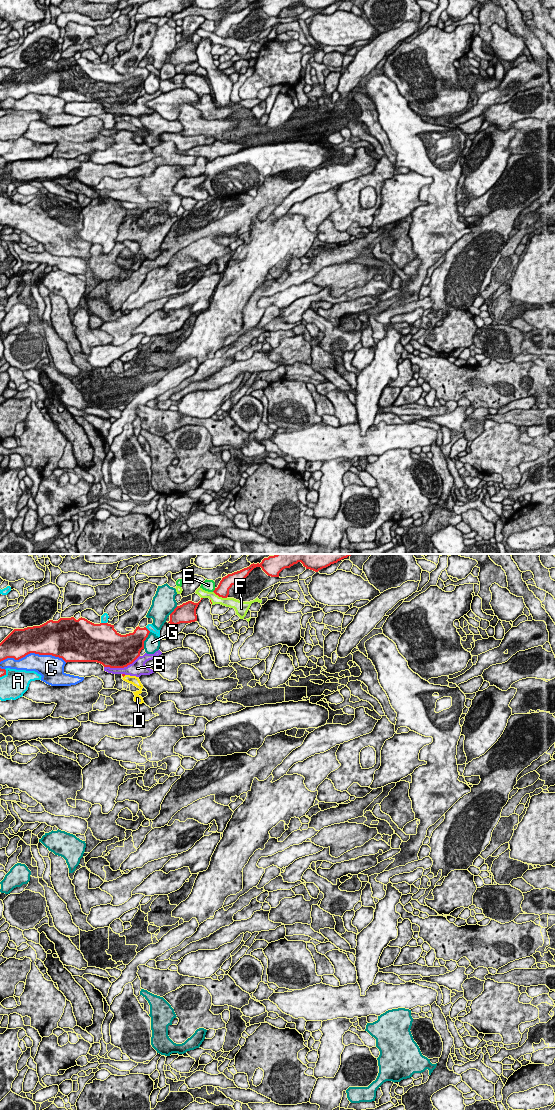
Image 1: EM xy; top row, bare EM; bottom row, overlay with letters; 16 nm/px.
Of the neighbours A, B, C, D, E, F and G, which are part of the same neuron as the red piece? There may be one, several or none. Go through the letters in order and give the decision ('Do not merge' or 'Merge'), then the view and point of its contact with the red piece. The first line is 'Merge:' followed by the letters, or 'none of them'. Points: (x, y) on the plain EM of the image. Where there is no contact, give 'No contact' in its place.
Merge: D
A: Do not merge. Touches red at xy (104, 63)
B: Do not merge. Touches red at xy (121, 107)
C: Do not merge. Touches red at xy (33, 92)
D: Merge. No contact
E: Do not merge. Touches red at xy (214, 30)
F: Do not merge. Touches red at xy (220, 36)
G: Do not merge. Touches red at xy (145, 79)

